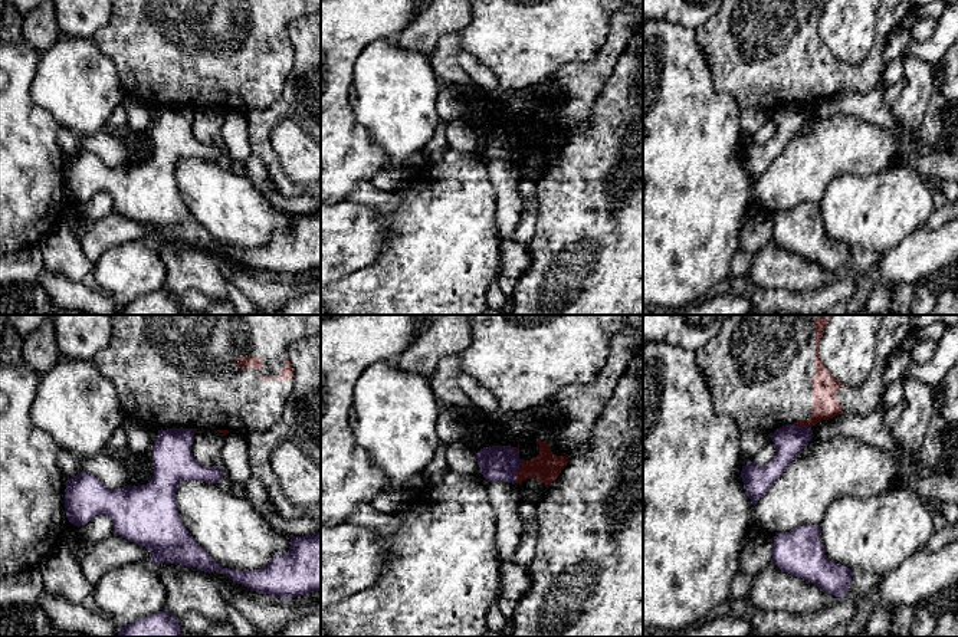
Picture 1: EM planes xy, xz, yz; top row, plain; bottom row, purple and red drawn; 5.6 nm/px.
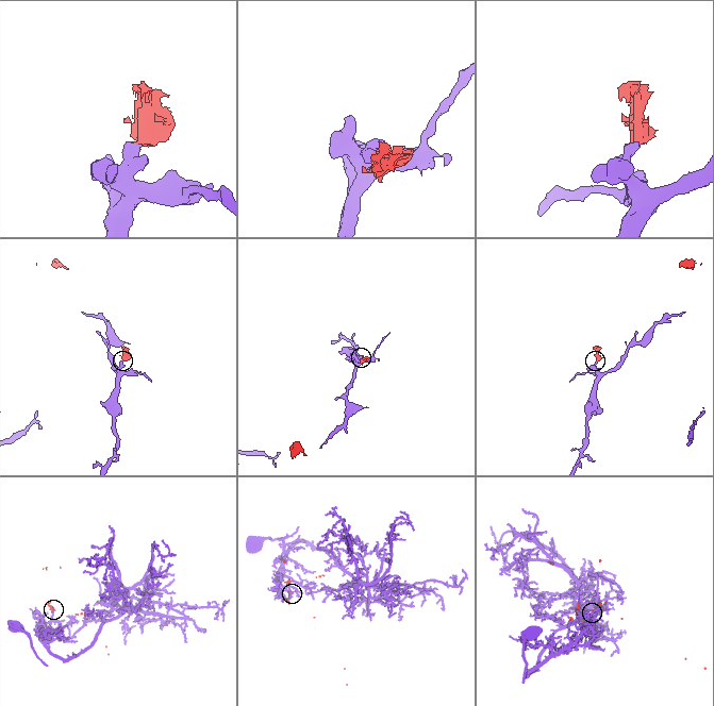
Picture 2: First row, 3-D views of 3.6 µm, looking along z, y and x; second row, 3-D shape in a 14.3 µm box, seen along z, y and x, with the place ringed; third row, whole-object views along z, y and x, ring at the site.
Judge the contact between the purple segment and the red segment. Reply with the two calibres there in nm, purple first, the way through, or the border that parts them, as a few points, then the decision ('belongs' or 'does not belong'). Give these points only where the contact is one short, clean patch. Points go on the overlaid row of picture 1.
calibres 200 and 160 nm; border xz (521, 459), (515, 482); does not belong

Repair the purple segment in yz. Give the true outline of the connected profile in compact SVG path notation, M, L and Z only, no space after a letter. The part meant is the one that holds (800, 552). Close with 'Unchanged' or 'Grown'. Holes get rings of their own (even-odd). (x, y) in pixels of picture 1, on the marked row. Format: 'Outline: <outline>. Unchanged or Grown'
Outline: M808 523L774 536L772 562L784 572L803 578L839 598L849 591L854 574L826 556L821 528Z. Unchanged

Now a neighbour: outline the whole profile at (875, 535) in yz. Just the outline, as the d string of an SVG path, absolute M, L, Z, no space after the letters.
M896 485L867 499L843 496L836 499L821 519L821 544L827 559L852 572L883 577L908 556L925 549L934 531L934 512L915 490Z

